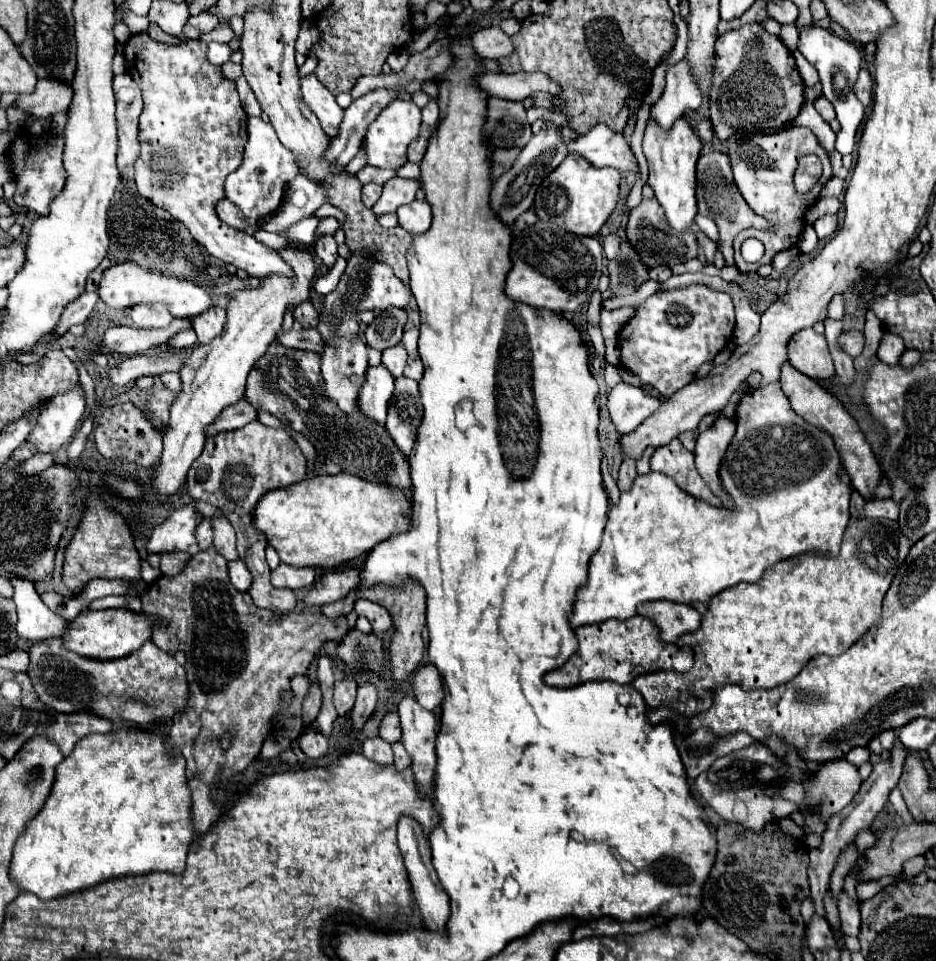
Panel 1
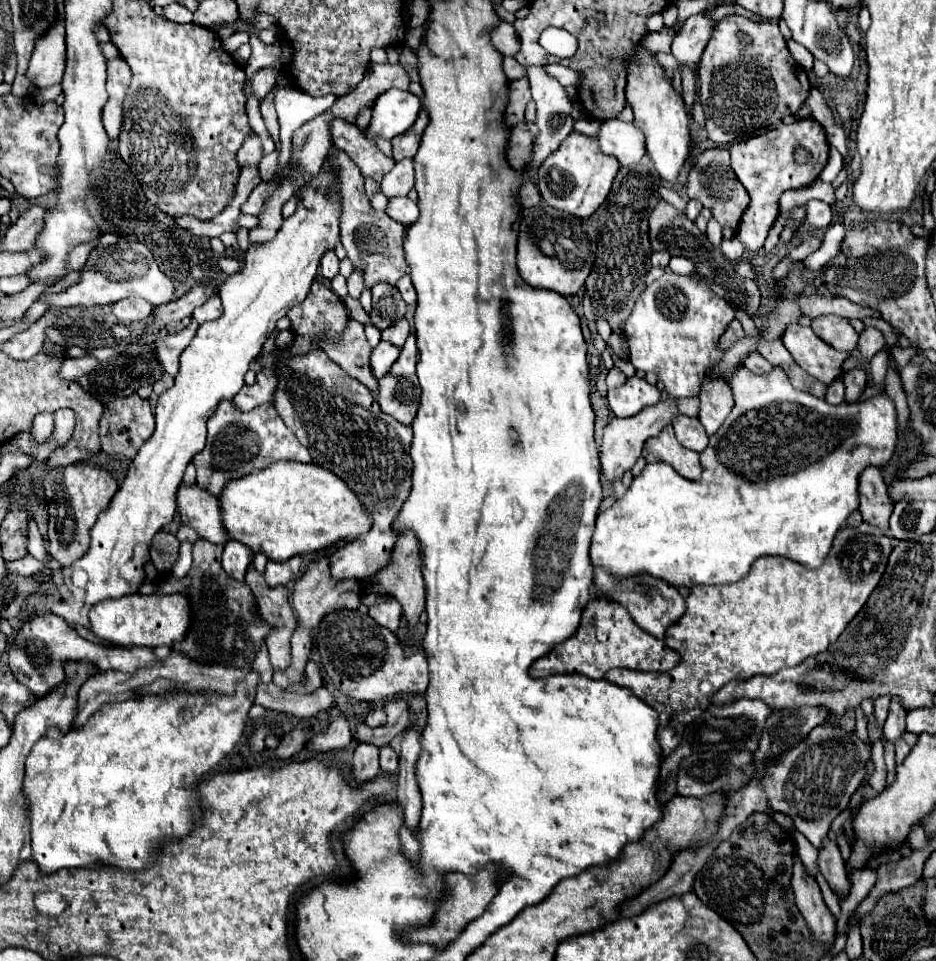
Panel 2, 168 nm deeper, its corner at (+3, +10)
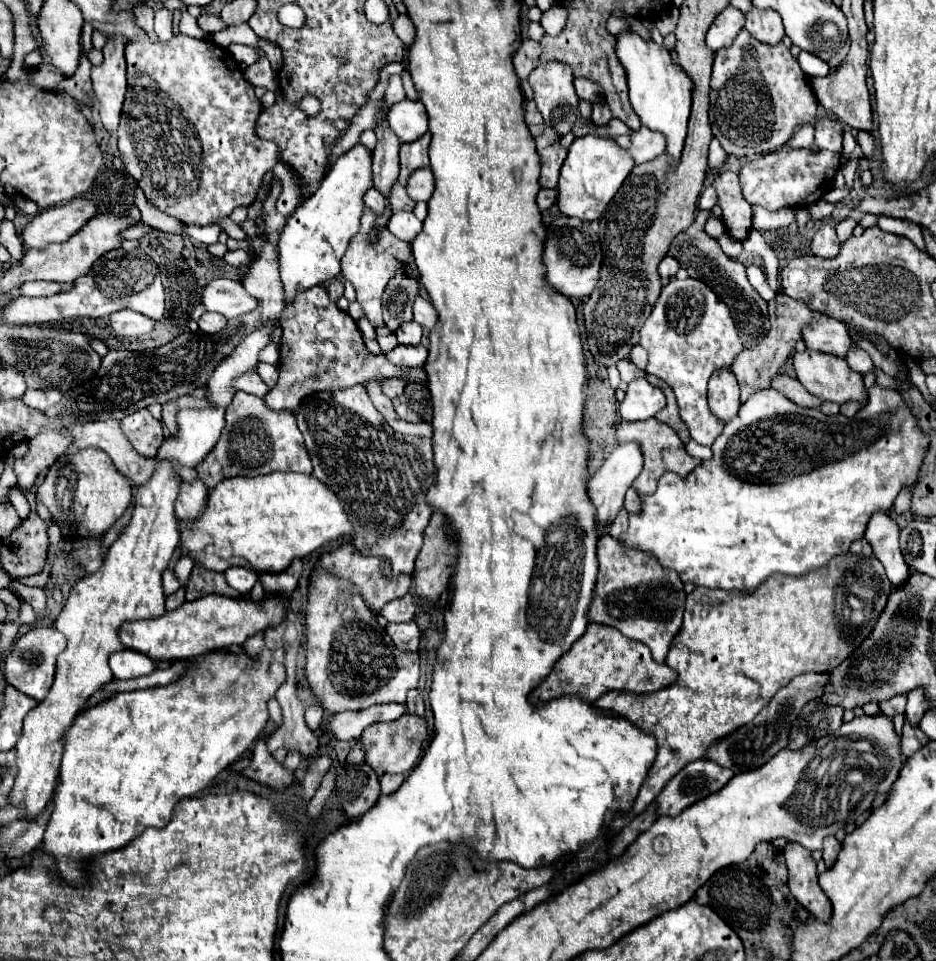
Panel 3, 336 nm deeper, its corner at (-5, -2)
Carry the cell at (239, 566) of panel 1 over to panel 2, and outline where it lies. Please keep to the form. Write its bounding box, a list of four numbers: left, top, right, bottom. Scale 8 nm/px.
[223,540,253,580]

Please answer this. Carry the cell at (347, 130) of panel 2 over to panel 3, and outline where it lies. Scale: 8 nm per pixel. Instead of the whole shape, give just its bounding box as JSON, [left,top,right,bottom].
[387,182,415,212]

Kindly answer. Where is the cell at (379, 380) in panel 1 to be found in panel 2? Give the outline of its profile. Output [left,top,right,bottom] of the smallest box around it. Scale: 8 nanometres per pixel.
[371,342,399,378]

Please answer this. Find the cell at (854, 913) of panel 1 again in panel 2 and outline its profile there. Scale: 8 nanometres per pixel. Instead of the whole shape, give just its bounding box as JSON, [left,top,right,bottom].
[817,838,849,898]

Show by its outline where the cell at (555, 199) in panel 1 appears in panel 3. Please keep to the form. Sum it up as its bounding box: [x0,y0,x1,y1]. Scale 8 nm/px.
[557,134,635,222]

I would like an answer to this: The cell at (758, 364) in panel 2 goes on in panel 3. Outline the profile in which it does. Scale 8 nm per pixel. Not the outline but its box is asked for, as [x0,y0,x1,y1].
[771,374,821,408]

